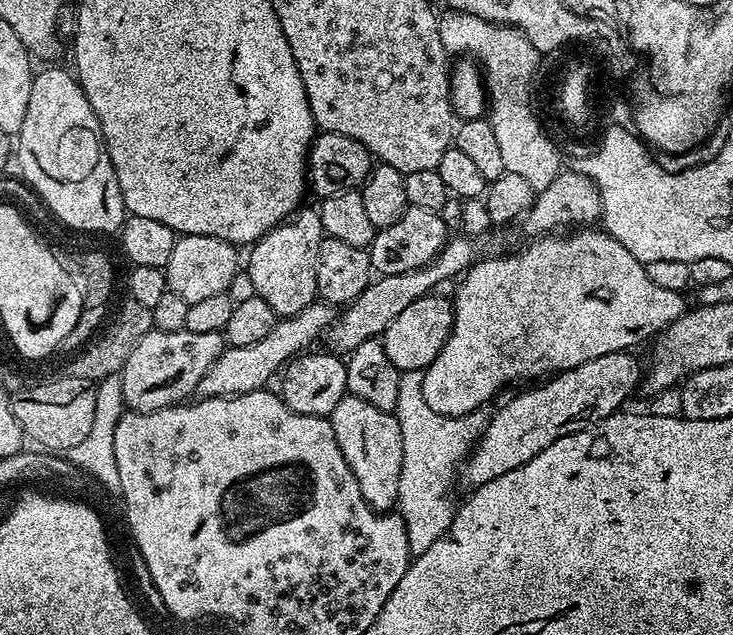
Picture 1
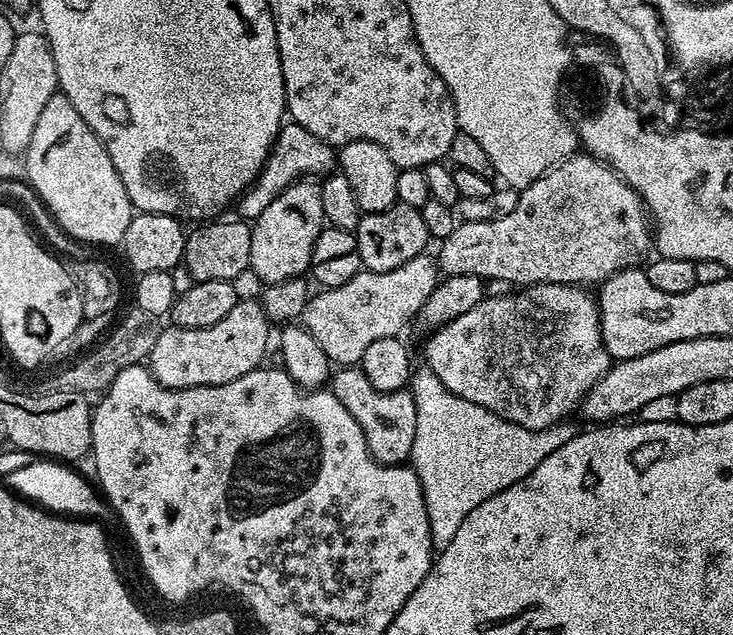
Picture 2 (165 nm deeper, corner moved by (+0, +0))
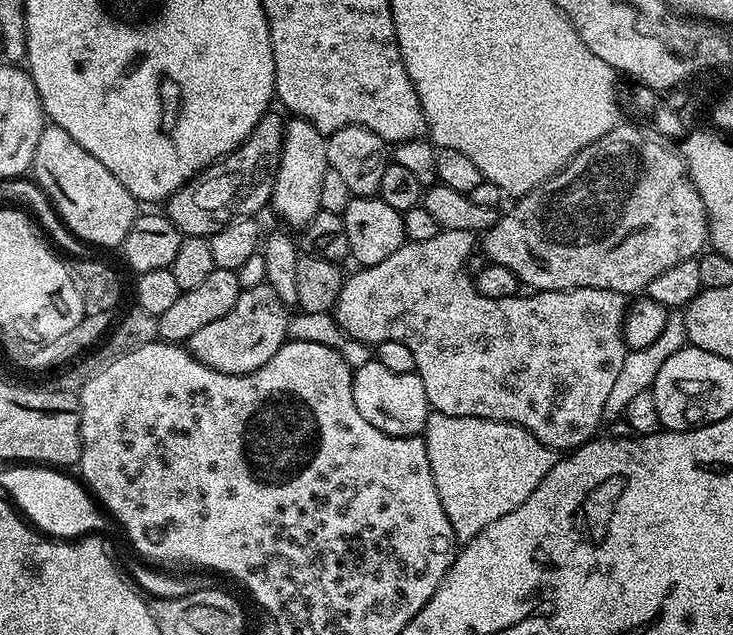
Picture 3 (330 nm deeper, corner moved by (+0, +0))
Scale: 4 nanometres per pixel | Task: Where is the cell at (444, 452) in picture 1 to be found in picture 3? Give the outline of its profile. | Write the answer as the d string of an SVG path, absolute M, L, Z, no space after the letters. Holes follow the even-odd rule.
M429 411L428 421L422 433L426 454L430 458L430 470L434 474L434 486L438 486L438 498L442 501L442 510L450 518L457 541L473 540L478 533L486 530L490 522L498 522L502 514L518 510L534 490L538 490L540 476L520 476L520 460L524 464L540 464L544 460L546 449L533 436L522 435L519 424L508 424L505 420L487 420L473 416L451 416L441 412Z

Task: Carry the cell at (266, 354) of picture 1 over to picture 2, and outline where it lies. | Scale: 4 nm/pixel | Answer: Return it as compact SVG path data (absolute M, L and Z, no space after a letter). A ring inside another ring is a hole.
M428 254L410 258L402 266L385 272L361 270L340 288L325 288L309 299L300 322L317 338L328 359L338 366L354 366L377 338L397 336L420 312L438 283L438 264Z

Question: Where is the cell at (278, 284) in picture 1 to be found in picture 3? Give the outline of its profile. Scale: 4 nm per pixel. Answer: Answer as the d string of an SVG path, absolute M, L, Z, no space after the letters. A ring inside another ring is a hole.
M289 119L284 125L284 145L280 151L280 165L276 167L276 181L272 184L270 201L270 208L289 224L285 224L289 229L303 230L310 218L322 211L322 178L326 178L328 169L325 133L319 132L305 120Z

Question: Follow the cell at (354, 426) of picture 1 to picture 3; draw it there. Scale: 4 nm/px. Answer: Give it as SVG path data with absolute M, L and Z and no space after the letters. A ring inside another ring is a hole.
M368 358L365 364L355 365L352 393L358 414L362 414L370 426L378 426L378 430L391 436L420 436L423 433L430 409L426 386L422 386L422 378L417 372L398 374L395 370L386 370L386 366L375 358Z

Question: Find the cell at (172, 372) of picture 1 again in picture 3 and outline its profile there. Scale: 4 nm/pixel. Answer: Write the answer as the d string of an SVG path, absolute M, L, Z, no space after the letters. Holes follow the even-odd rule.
M267 282L245 288L241 291L238 302L234 302L234 310L229 310L222 318L209 322L205 327L190 334L186 342L188 353L198 362L210 366L210 370L218 370L222 374L246 374L258 370L289 339L288 333L289 305L278 298L278 294Z

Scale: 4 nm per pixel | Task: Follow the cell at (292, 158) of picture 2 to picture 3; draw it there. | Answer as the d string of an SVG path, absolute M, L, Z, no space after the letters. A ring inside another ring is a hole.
M265 111L252 133L233 152L197 172L188 183L168 197L166 215L174 226L178 226L181 237L211 238L232 220L255 217L255 212L271 201L272 184L276 181L276 167L280 165L280 151L284 145L285 125L279 114L272 111Z

